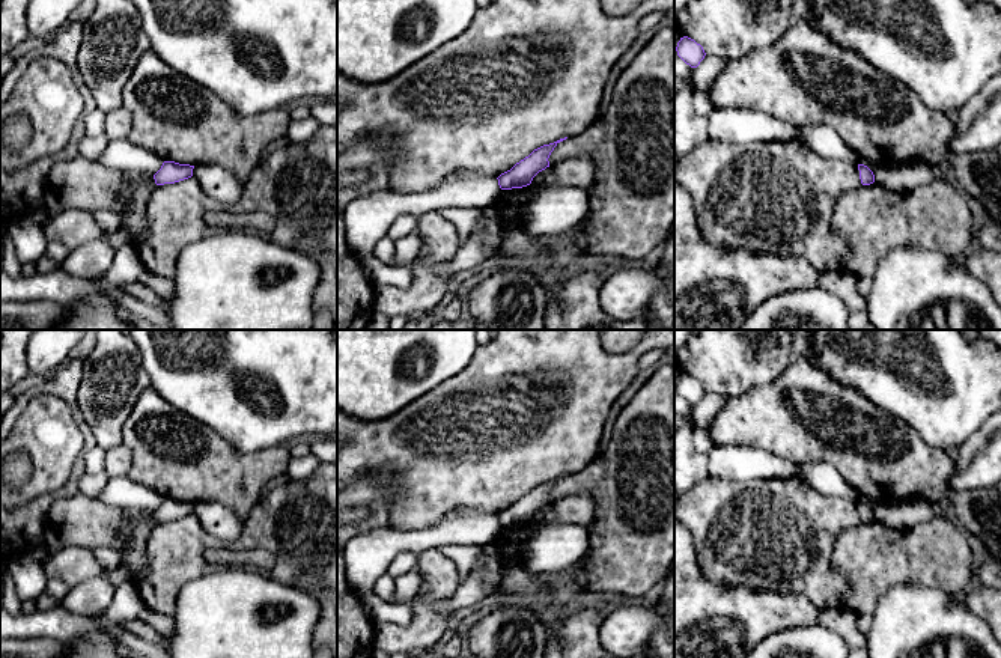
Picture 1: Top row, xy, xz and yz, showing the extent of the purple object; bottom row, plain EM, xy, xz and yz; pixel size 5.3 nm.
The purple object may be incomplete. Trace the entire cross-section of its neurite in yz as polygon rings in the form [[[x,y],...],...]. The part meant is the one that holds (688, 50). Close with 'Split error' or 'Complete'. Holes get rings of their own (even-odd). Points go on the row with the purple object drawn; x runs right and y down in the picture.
[[[688,36],[680,38],[676,51],[677,56],[691,68],[697,68],[706,56],[703,47]]]. Complete

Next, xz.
[[[560,139],[554,143],[543,145],[537,149],[534,149],[528,157],[516,163],[510,170],[501,173],[498,179],[498,185],[501,190],[512,190],[512,188],[522,188],[531,184],[533,178],[549,167],[549,155],[554,151],[554,148],[566,140]]]. Complete

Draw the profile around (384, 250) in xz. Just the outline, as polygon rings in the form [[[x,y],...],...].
[[[382,236],[376,242],[373,253],[387,267],[393,267],[396,264],[394,242],[388,236]]]

